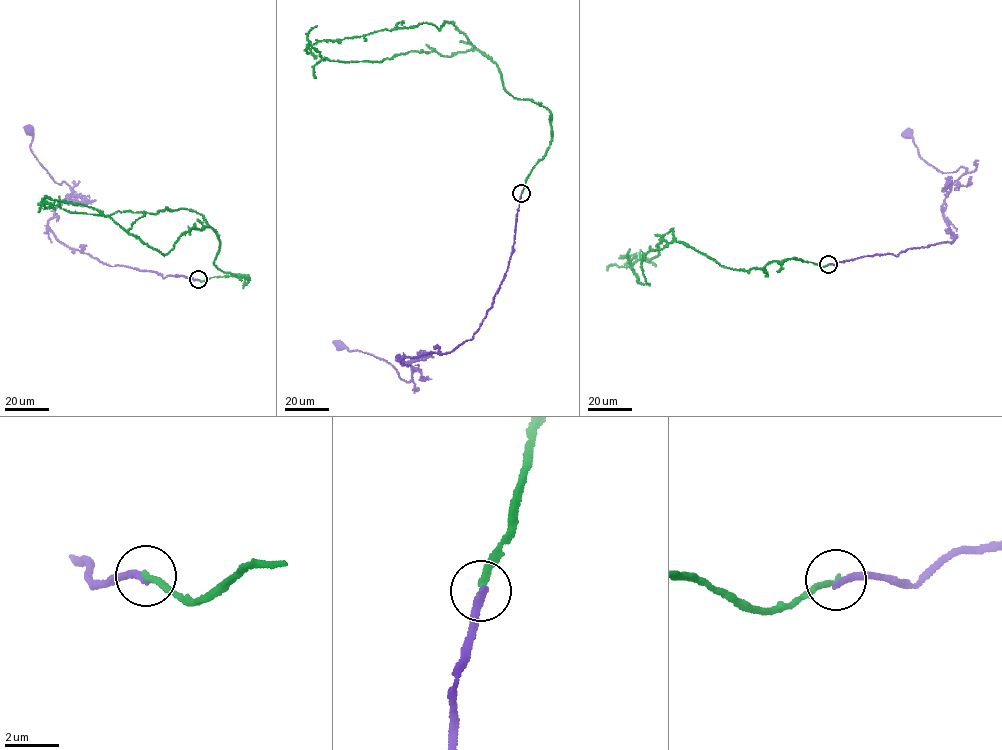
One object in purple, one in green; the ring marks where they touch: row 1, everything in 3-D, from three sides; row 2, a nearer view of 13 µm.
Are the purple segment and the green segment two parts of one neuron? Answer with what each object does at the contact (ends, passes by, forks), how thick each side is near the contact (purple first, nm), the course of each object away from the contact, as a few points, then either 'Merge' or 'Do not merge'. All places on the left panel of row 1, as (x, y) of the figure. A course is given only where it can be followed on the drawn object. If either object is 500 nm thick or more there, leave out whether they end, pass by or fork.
At the ring purple ends. At the ring green ends. Thickness 280 nm (purple) against 240 nm. Course of purple: (198, 279), (164, 278), (154, 271), (113, 266), (63, 245), (48, 221), (73, 195), (36, 158), (29, 129). Course of green: (198, 279), (250, 278), (214, 265), (212, 228), (186, 231), (163, 254), (96, 209), (39, 205). Do not merge

